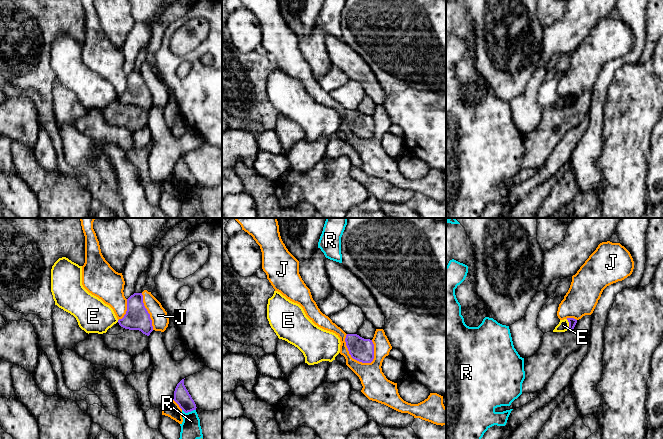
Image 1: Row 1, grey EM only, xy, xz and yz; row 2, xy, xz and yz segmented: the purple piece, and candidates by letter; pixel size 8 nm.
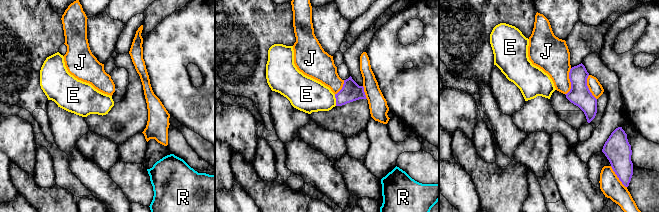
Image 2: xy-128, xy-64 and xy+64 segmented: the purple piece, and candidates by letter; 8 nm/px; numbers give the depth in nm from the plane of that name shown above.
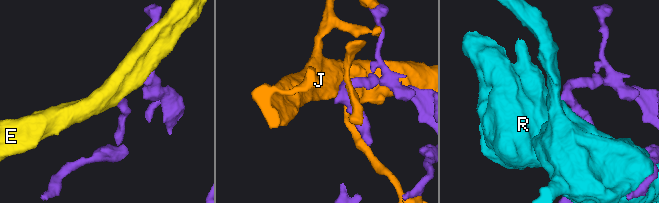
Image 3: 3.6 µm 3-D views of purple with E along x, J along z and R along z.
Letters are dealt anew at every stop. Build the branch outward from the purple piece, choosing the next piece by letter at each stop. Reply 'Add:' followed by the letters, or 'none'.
Add: none

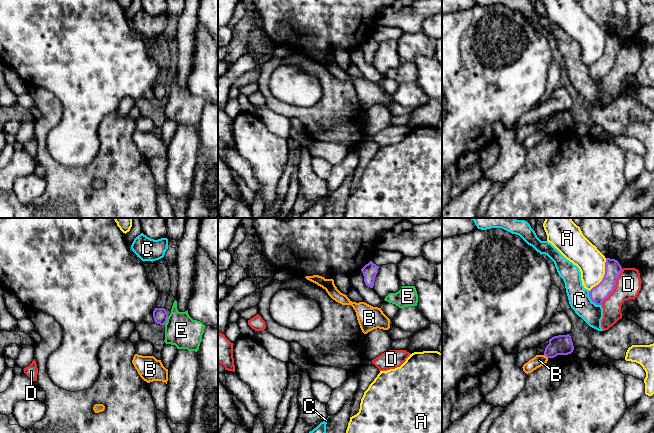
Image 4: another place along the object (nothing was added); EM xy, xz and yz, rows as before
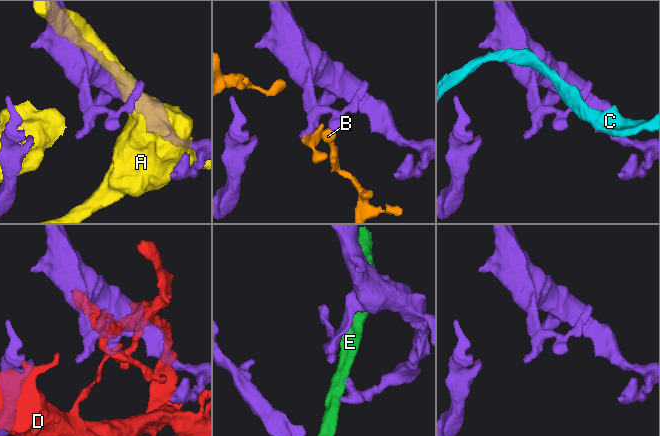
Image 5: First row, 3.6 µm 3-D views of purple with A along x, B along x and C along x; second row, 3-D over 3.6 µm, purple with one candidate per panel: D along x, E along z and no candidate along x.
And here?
Add: none

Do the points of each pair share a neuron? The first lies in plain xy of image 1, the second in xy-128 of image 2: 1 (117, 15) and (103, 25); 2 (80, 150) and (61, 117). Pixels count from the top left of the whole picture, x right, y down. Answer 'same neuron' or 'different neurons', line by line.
1: same neuron
2: different neurons

